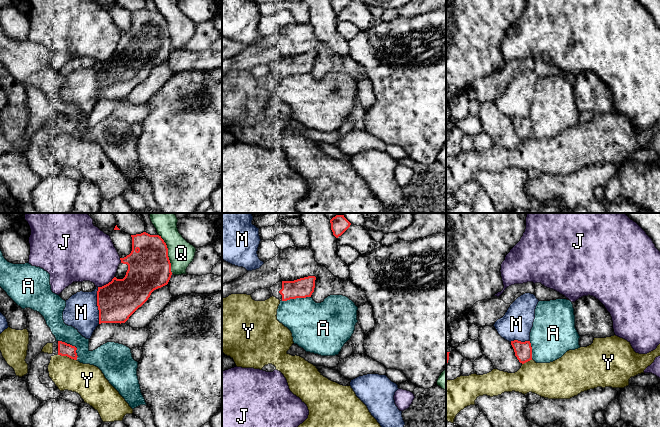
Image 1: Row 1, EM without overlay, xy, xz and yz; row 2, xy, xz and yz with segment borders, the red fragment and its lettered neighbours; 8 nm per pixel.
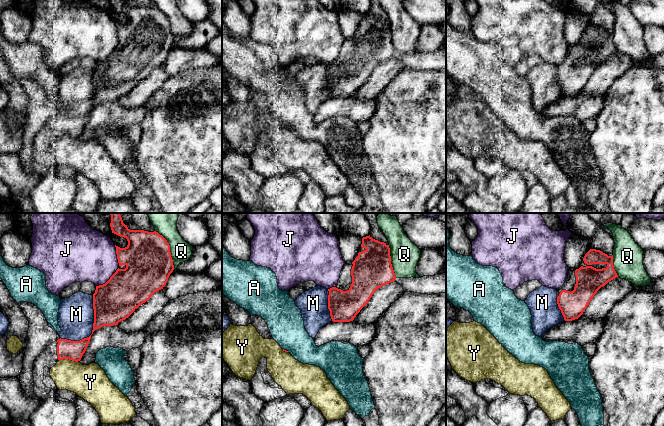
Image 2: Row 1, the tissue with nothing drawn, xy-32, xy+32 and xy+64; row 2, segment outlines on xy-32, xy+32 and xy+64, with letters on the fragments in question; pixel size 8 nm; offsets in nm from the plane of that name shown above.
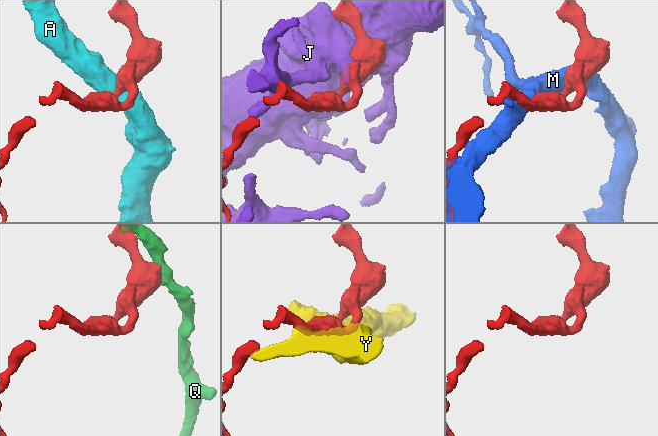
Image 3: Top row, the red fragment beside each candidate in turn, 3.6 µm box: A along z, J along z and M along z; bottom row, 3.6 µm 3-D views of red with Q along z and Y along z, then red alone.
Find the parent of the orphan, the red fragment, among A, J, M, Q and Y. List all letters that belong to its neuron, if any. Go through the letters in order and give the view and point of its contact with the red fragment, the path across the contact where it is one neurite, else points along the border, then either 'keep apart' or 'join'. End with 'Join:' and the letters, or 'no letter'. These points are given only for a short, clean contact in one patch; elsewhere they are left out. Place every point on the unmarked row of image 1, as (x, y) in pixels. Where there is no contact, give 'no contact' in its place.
A: contact xy (73, 122); border xy (58, 116), (73, 121), (76, 124), (77, 135); keep apart
J: contact xy (106, 60); keep apart
M: contact xy (97, 81); keep apart
Q: contact xy (167, 30); border xy (158, 10), (166, 21), (170, 47), (172, 49); keep apart
Y: contact xy (67, 132); keep apart
Join: no letter

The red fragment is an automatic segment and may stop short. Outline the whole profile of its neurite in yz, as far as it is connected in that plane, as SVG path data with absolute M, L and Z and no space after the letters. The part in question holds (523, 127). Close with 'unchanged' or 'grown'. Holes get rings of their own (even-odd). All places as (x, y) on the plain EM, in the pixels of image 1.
M514 116L511 117L511 121L520 139L524 140L532 136L532 123L530 117L521 118Z; unchanged

